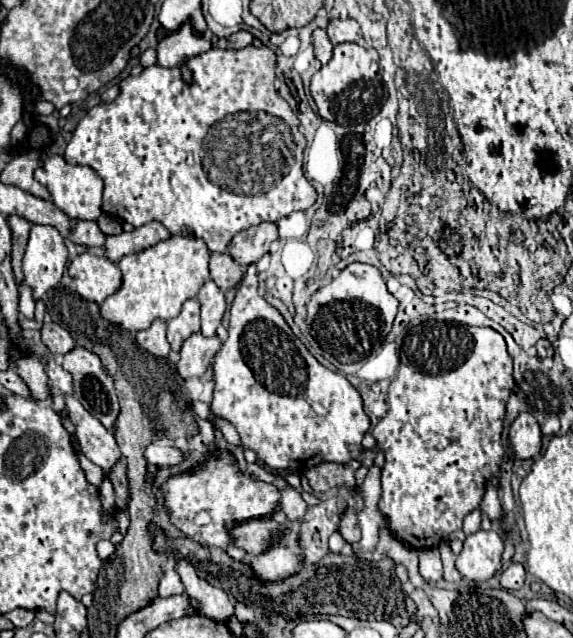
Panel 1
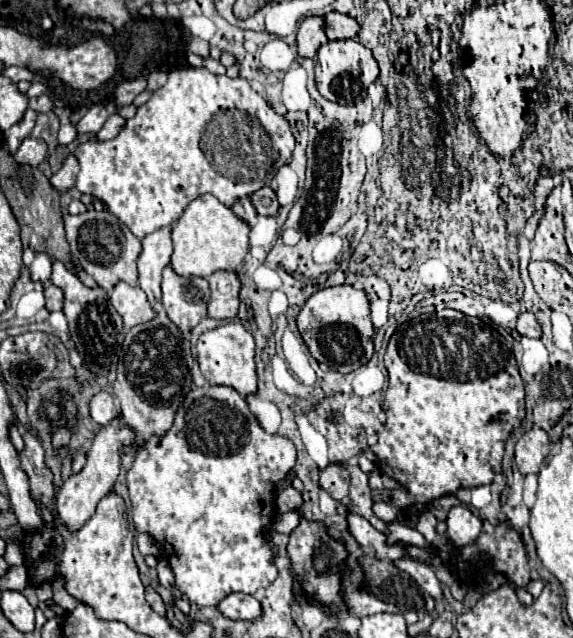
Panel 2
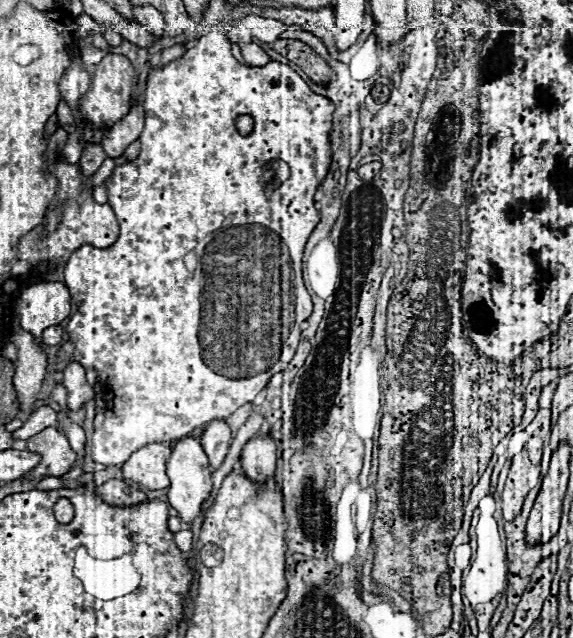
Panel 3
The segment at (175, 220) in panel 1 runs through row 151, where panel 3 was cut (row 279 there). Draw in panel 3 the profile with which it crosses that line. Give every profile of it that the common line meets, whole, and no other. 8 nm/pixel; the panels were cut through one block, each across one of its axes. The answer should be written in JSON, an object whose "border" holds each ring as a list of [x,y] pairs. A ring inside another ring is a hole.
{"border":[[[212,30],[212,32],[204,34],[204,36],[196,42],[194,48],[190,48],[182,58],[172,60],[170,64],[162,66],[162,70],[158,70],[158,72],[150,70],[150,74],[148,74],[148,86],[146,86],[146,92],[144,92],[144,112],[146,112],[146,124],[144,124],[144,130],[142,130],[142,134],[140,134],[140,144],[142,144],[140,156],[138,156],[134,162],[116,166],[114,172],[112,172],[112,176],[110,176],[108,180],[104,180],[104,186],[106,186],[106,192],[108,192],[108,204],[112,206],[112,210],[114,210],[114,214],[116,214],[116,218],[118,218],[118,222],[120,222],[120,236],[118,236],[118,240],[112,244],[112,248],[106,248],[106,250],[94,248],[94,246],[90,246],[90,244],[84,244],[84,246],[76,248],[76,250],[72,252],[72,256],[68,258],[66,272],[64,272],[64,274],[66,274],[66,286],[68,286],[72,298],[74,298],[76,306],[78,306],[76,314],[70,316],[70,322],[68,322],[68,326],[66,326],[66,332],[70,334],[70,340],[74,340],[74,346],[76,346],[76,350],[74,350],[74,360],[80,362],[84,368],[94,368],[94,370],[98,372],[100,384],[102,384],[102,388],[104,388],[104,396],[110,394],[110,396],[108,396],[108,402],[110,402],[112,406],[106,408],[106,420],[104,420],[104,424],[102,424],[100,430],[94,430],[94,432],[92,432],[92,438],[90,438],[90,458],[92,458],[94,462],[98,462],[98,464],[104,464],[104,466],[120,466],[120,464],[124,464],[124,462],[130,458],[132,452],[136,452],[136,450],[140,450],[140,448],[144,448],[144,446],[148,446],[148,444],[152,444],[152,442],[160,442],[160,444],[162,444],[162,442],[178,440],[178,438],[190,434],[194,428],[204,426],[204,424],[208,424],[208,422],[212,422],[212,420],[226,420],[226,418],[230,418],[240,406],[252,402],[252,400],[256,398],[256,394],[258,394],[262,388],[266,388],[268,380],[270,380],[276,372],[284,372],[286,366],[292,362],[292,358],[294,358],[294,354],[296,354],[296,346],[298,346],[298,342],[300,342],[300,326],[302,326],[302,322],[304,322],[304,320],[310,316],[310,312],[312,312],[312,300],[310,300],[310,294],[308,294],[308,290],[306,290],[306,286],[304,286],[304,280],[302,280],[302,252],[304,252],[304,246],[306,246],[312,230],[314,230],[316,224],[320,222],[318,210],[314,208],[314,194],[316,194],[316,190],[318,190],[318,186],[322,184],[324,176],[328,174],[328,164],[330,164],[328,132],[332,130],[334,104],[332,104],[328,98],[312,92],[312,90],[308,88],[308,84],[306,84],[290,66],[286,66],[286,64],[282,64],[282,62],[268,62],[264,68],[248,68],[248,66],[238,64],[236,58],[232,56],[232,52],[230,52],[230,42],[228,42],[226,36],[224,36],[222,32],[218,32],[218,30]],[[242,114],[250,114],[250,116],[254,118],[254,130],[252,130],[248,136],[242,136],[242,134],[236,130],[236,124],[234,124],[236,118],[242,116]],[[246,224],[258,224],[258,226],[246,226]],[[264,228],[268,228],[268,230],[264,230]],[[226,232],[232,232],[232,238],[230,238],[232,244],[216,244],[218,250],[214,250],[212,262],[210,262],[210,268],[214,268],[214,270],[208,274],[208,272],[204,270],[206,248],[208,248],[208,244],[212,244],[220,234],[222,234],[222,240],[224,240],[224,234],[226,234]],[[256,252],[258,252],[258,256],[256,256]],[[186,254],[192,254],[194,258],[192,258],[192,260],[186,260]],[[200,278],[202,278],[202,292],[200,292]]]}

